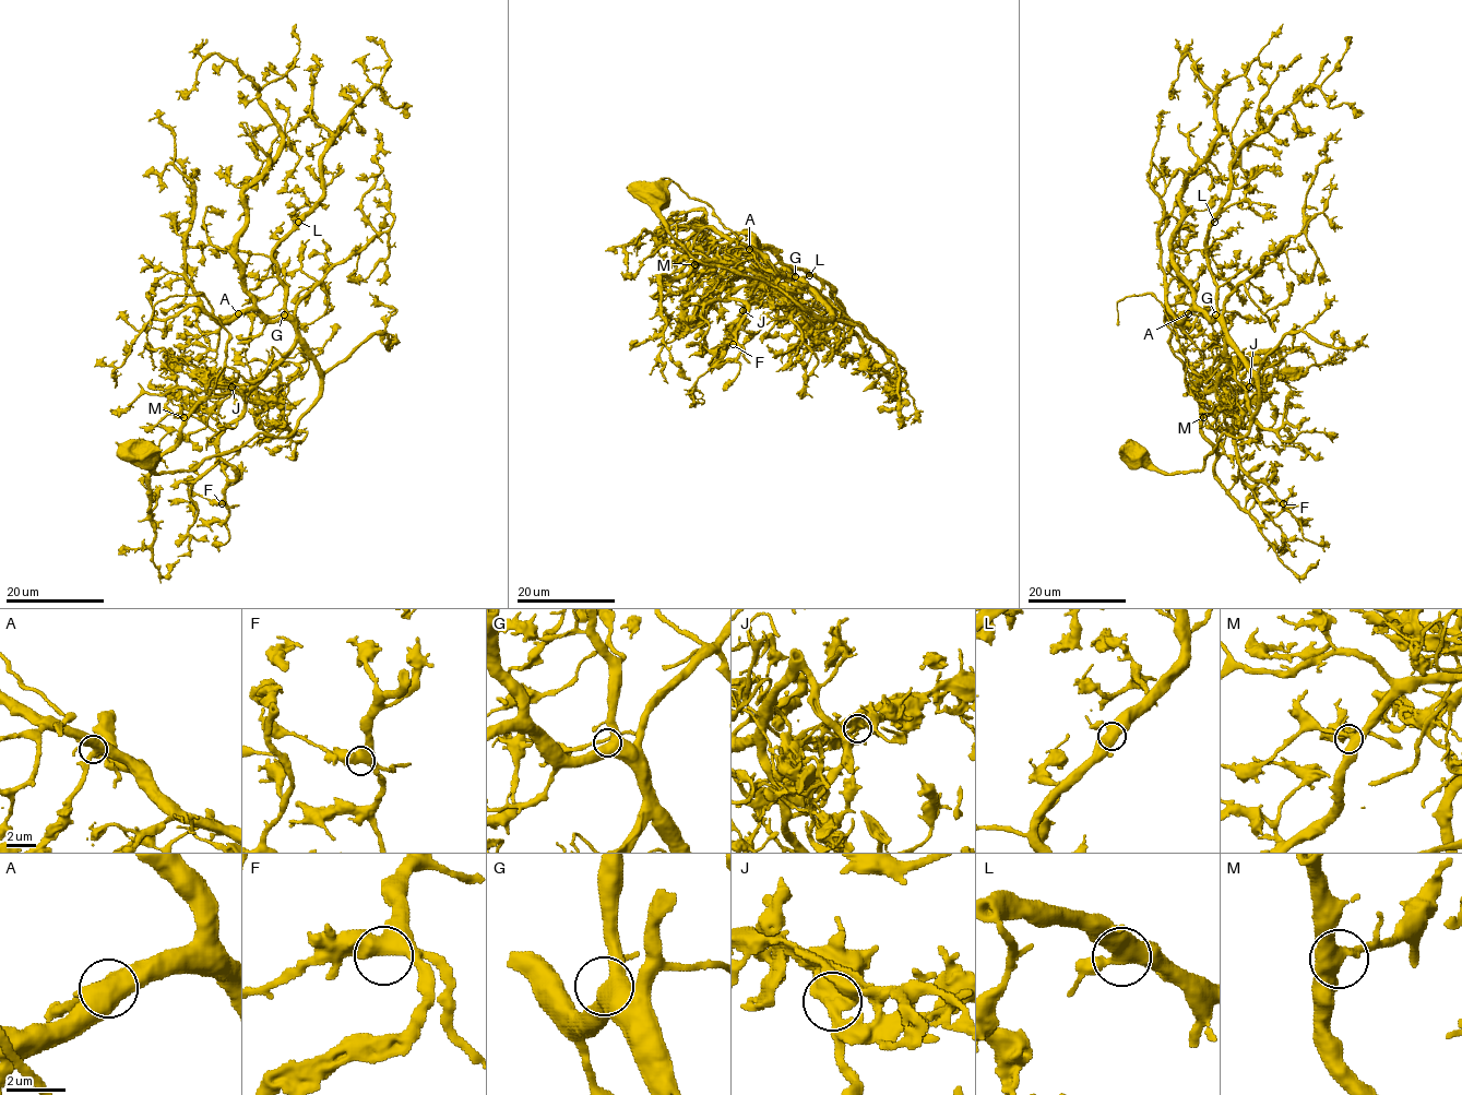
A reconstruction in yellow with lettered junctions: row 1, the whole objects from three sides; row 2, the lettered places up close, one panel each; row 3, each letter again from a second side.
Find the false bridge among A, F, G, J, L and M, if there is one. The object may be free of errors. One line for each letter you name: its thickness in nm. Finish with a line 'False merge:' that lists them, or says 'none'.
J: calibre 480 nm
False merge: J

